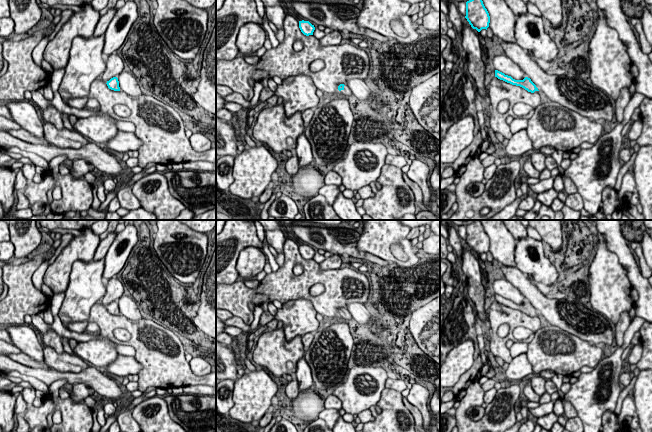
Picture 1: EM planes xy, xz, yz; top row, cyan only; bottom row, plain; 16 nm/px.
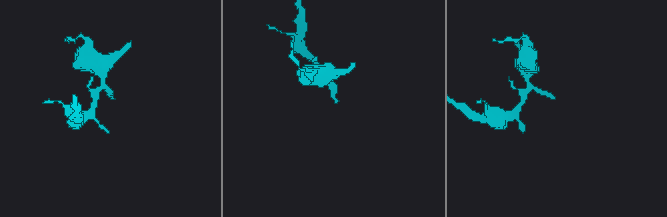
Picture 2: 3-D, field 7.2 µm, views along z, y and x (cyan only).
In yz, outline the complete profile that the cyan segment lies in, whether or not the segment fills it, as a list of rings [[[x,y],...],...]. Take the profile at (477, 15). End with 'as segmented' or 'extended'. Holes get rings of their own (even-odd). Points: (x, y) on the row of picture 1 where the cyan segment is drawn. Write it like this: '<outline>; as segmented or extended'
[[[469,0],[466,2],[465,18],[473,29],[480,32],[489,27],[490,16],[482,0]]]; as segmented

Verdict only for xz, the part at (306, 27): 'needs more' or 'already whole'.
already whole

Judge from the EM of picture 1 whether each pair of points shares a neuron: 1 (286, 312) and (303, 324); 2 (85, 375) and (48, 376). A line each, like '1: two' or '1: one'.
1: one
2: one

